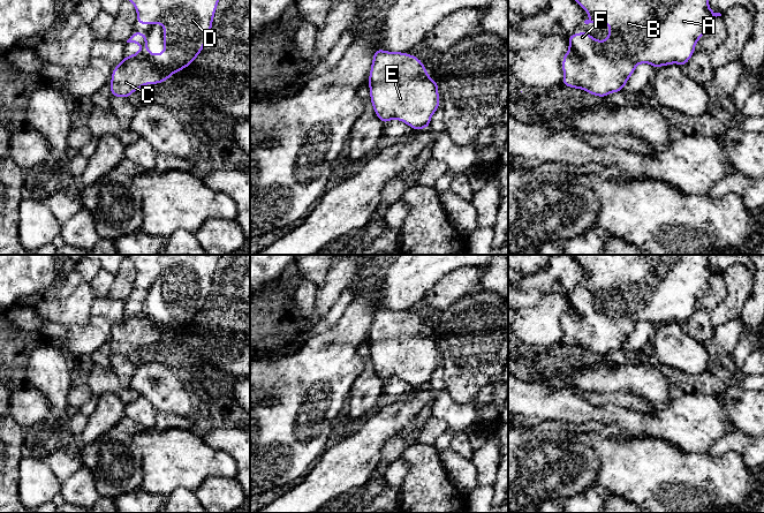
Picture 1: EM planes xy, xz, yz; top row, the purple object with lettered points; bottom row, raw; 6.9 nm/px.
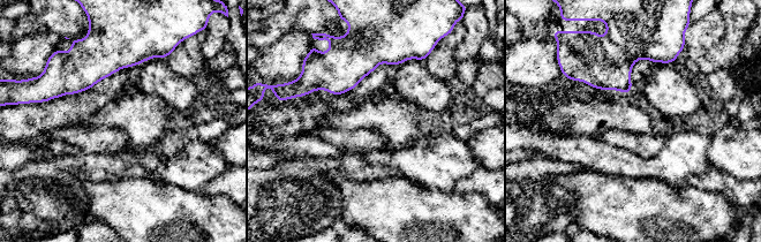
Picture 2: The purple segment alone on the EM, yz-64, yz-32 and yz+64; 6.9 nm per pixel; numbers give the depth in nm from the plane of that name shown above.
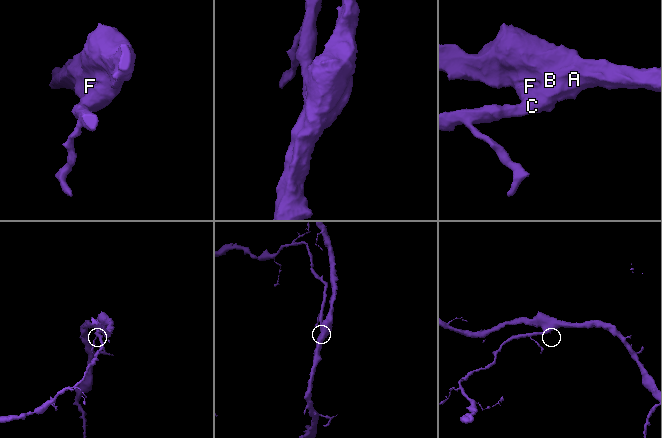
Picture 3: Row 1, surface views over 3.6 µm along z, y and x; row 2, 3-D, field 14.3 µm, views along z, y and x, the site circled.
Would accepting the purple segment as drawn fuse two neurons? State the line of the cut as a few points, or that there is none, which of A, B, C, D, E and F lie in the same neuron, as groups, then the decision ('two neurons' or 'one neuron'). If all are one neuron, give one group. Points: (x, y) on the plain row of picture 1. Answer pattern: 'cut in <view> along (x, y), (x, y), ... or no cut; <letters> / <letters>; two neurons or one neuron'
no cut; A B C D E F; one neuron

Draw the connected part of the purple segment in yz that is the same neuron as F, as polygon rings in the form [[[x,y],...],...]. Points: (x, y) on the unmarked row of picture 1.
[[[572,255],[589,273],[585,282],[608,282],[610,292],[604,300],[590,294],[588,289],[567,294],[569,305],[562,315],[563,335],[561,342],[588,349],[605,356],[612,350],[621,350],[640,322],[650,322],[655,327],[678,322],[686,324],[693,315],[696,301],[709,288],[712,277],[721,274],[709,264],[709,255]]]

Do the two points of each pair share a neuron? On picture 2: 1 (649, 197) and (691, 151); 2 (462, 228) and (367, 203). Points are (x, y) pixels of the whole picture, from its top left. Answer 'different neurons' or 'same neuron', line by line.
1: different neurons
2: same neuron

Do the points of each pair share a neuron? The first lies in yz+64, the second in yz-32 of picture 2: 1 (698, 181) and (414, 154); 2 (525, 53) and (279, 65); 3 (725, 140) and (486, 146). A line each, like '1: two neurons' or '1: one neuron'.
1: two neurons
2: one neuron
3: one neuron

